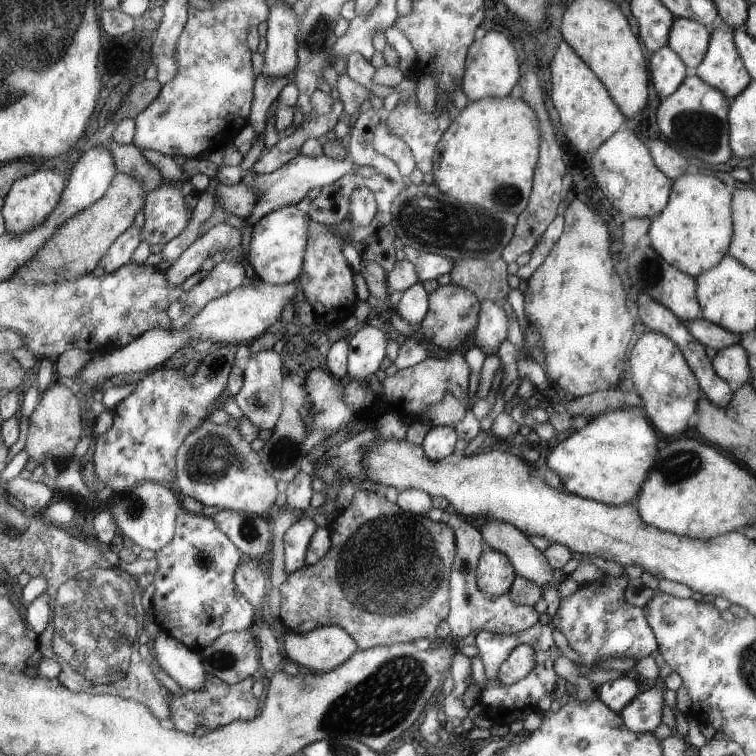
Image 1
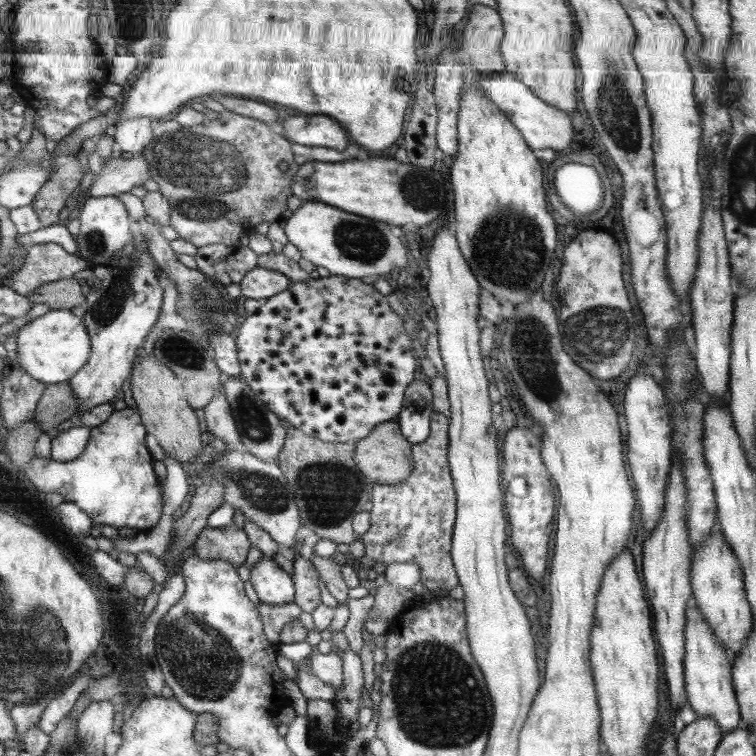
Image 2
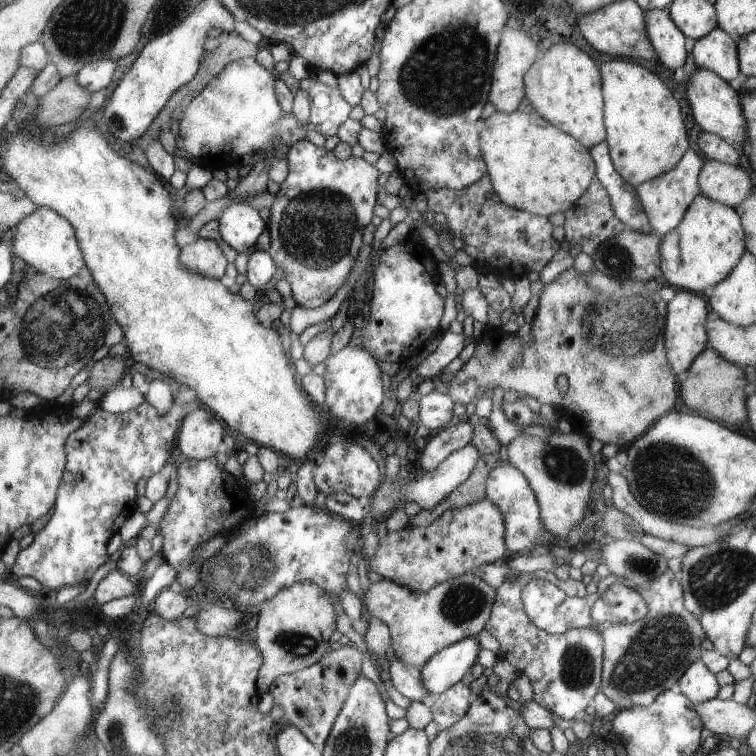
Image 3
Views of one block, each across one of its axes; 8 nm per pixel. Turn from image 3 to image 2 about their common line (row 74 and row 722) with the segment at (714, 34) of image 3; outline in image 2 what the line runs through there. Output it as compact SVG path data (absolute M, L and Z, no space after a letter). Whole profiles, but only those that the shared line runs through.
M694 602L687 605L684 616L684 690L687 701L697 717L716 720L721 733L736 730L741 725L740 707L733 694L732 676L729 676L729 659L725 649L717 642L708 621Z

